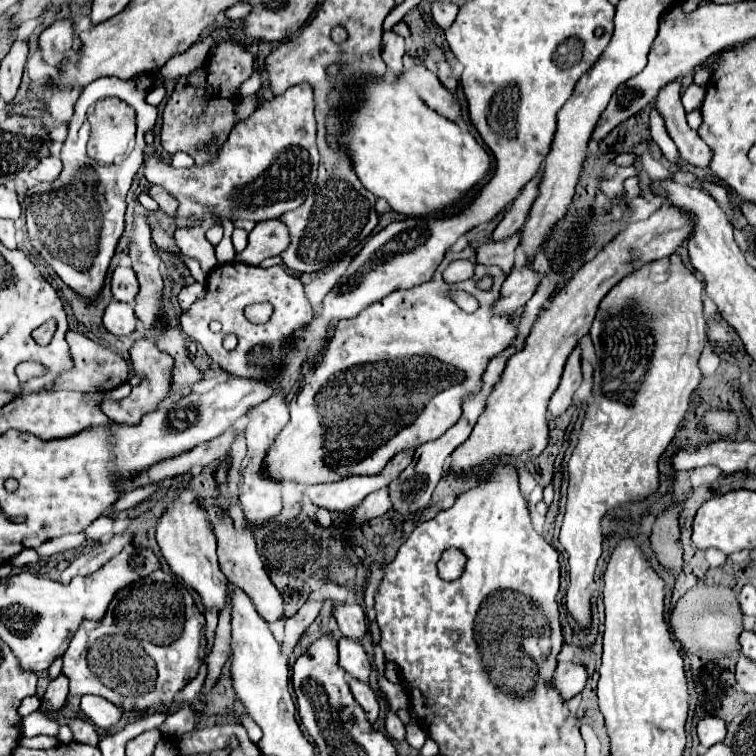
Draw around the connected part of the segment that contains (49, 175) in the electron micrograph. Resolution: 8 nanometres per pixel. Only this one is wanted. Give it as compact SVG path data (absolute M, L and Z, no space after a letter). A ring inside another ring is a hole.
M50 156L50 158L42 158L42 162L30 172L30 176L38 182L54 182L54 180L58 180L60 172L62 172L60 158Z

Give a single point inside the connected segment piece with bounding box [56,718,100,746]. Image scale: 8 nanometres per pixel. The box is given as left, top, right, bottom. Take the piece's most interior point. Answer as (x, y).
(84, 733)

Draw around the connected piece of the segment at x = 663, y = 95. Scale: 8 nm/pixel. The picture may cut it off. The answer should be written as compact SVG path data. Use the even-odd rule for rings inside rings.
M682 78L672 80L666 84L656 98L656 108L662 114L666 122L666 130L674 144L678 146L680 156L698 168L706 168L710 164L710 148L702 142L696 130L692 130L686 122L686 112L680 102L680 88L682 88Z

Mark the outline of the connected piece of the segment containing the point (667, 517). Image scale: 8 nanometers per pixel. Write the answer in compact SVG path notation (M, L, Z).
M676 506L664 510L662 514L658 514L650 534L650 544L658 562L670 568L674 574L682 572L682 544L680 544L678 516L680 510Z

